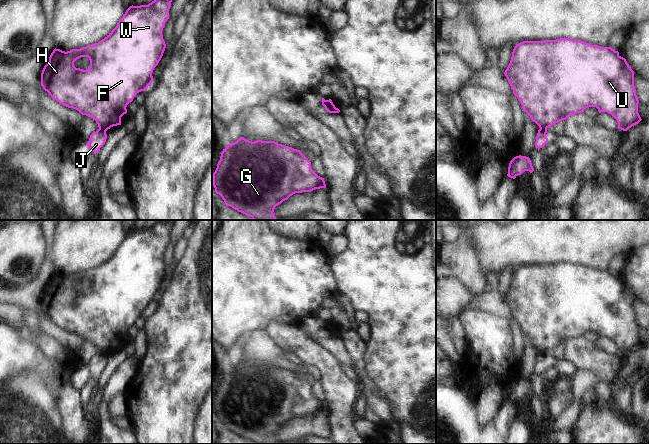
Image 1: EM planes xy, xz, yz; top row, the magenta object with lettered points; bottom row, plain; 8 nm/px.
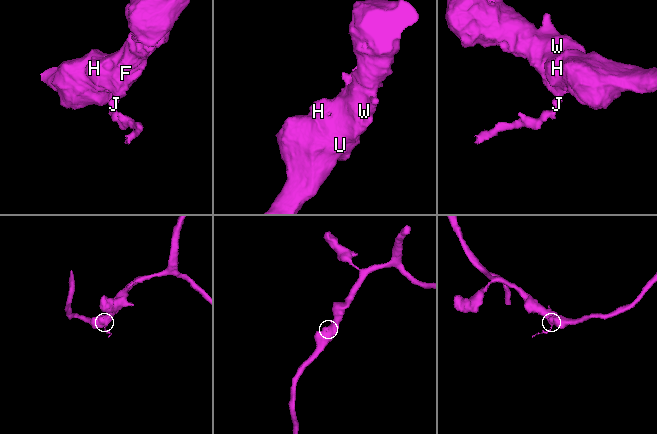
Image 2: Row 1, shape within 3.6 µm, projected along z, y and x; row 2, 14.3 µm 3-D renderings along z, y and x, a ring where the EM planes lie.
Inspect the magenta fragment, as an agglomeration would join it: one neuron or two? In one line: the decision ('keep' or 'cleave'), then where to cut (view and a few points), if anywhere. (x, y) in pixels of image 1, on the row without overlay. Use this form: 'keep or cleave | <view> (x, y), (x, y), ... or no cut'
cleave | xy (99, 352), (105, 355)

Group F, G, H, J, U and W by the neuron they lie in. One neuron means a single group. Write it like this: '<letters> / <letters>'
F G H U W / J

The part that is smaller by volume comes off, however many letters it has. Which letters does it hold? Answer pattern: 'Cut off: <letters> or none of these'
Cut off: J

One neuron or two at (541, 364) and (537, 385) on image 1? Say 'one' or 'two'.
two

